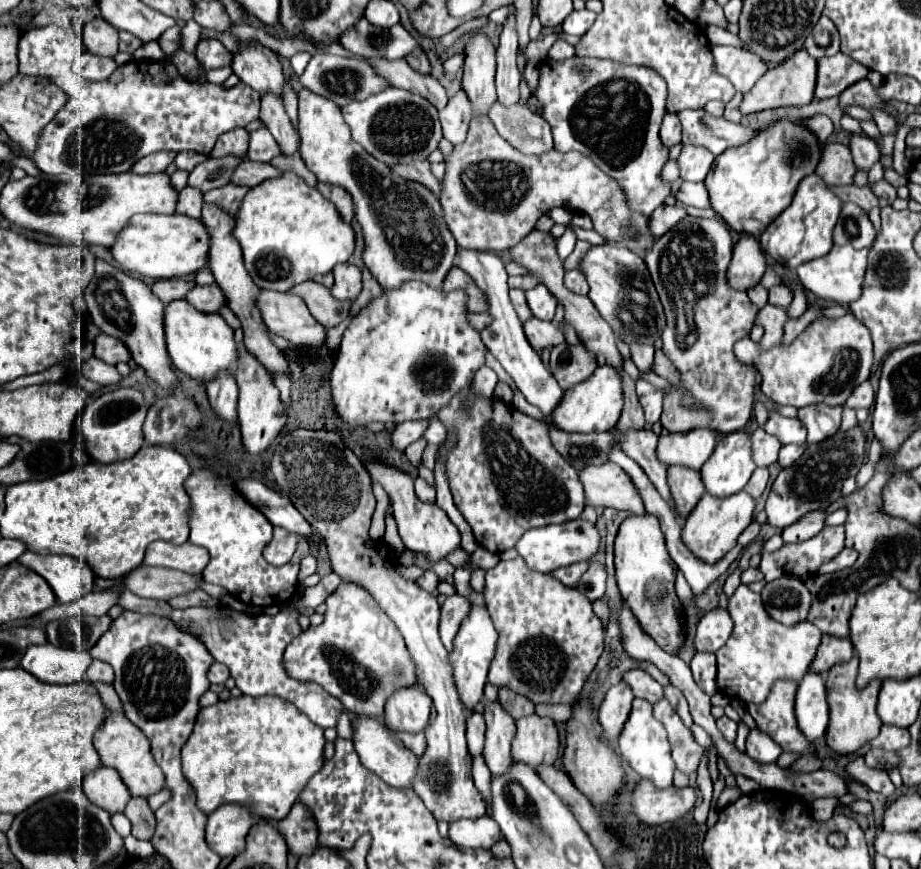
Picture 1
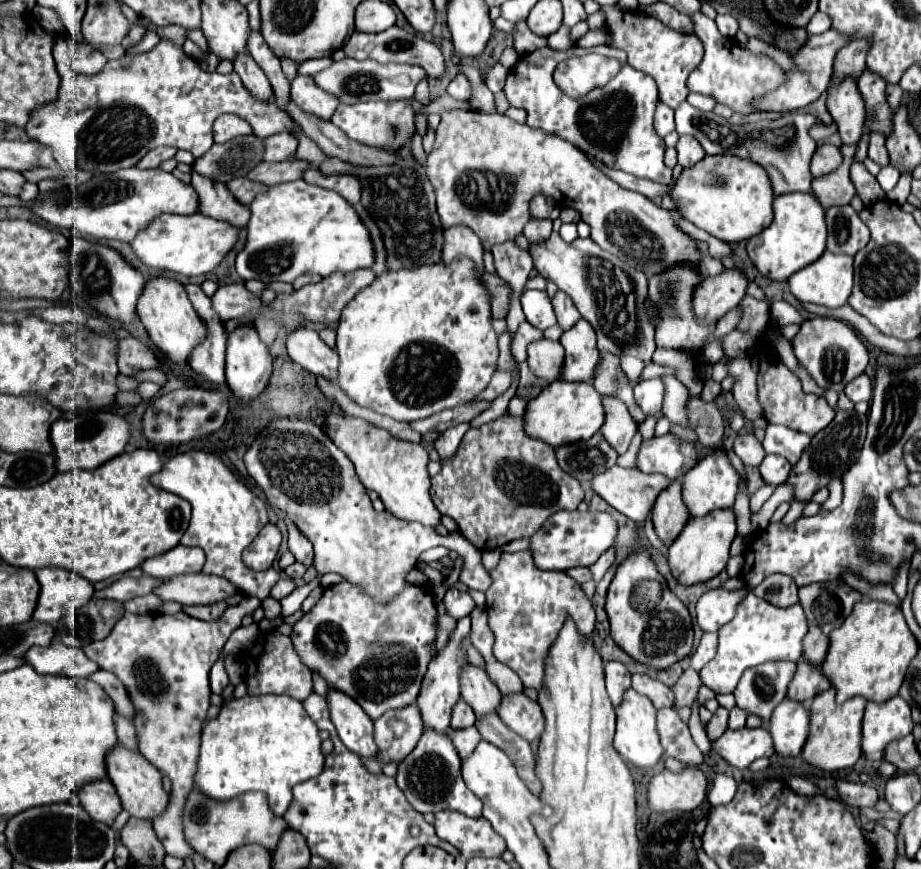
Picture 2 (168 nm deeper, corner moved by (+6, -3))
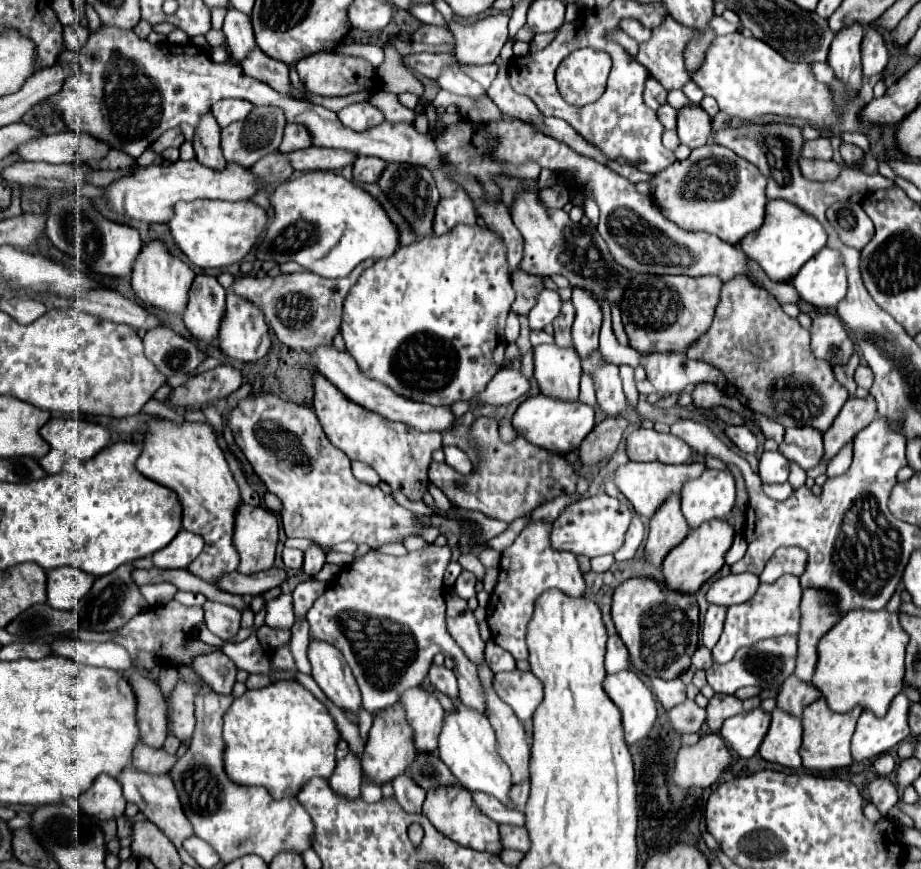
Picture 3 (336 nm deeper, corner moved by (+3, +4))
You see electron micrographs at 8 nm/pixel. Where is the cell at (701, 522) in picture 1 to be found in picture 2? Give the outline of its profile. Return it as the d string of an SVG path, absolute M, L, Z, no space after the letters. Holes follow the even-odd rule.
M713 510L701 518L689 518L685 530L677 536L667 552L671 574L679 584L691 586L715 578L729 560L729 548L735 538L735 514L733 510Z

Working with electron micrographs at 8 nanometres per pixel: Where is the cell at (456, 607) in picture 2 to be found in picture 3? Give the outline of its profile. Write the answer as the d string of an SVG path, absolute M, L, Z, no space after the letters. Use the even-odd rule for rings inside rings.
M462 571L454 583L454 591L458 597L462 599L472 599L476 597L476 589L474 589L474 583L476 583L476 577L470 573L470 571Z

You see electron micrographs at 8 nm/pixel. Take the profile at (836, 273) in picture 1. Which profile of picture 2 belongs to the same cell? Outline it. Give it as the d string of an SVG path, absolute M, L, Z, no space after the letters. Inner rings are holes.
M825 250L821 258L817 258L813 264L803 268L801 272L795 272L787 282L789 282L791 294L799 302L803 302L803 304L811 302L811 304L827 306L827 308L839 308L839 306L847 304L847 298L851 296L851 288L853 288L853 258L845 256L845 254L833 254L833 252Z

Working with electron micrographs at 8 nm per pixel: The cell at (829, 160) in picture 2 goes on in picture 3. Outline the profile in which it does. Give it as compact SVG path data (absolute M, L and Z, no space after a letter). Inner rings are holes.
M818 137L814 141L806 141L802 149L802 157L806 159L832 159L832 143L826 137Z

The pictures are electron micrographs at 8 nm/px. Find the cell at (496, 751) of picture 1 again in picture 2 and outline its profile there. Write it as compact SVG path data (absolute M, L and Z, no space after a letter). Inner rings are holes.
M465 664L463 672L459 676L459 684L461 684L461 698L475 710L475 714L479 718L497 710L501 692L489 680L489 676L483 668Z

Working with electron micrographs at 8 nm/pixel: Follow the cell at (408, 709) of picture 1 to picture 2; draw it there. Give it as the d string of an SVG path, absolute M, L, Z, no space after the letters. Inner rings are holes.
M405 706L401 710L389 710L375 720L375 744L379 748L377 758L381 762L401 762L419 742L423 734L421 714L417 706Z

